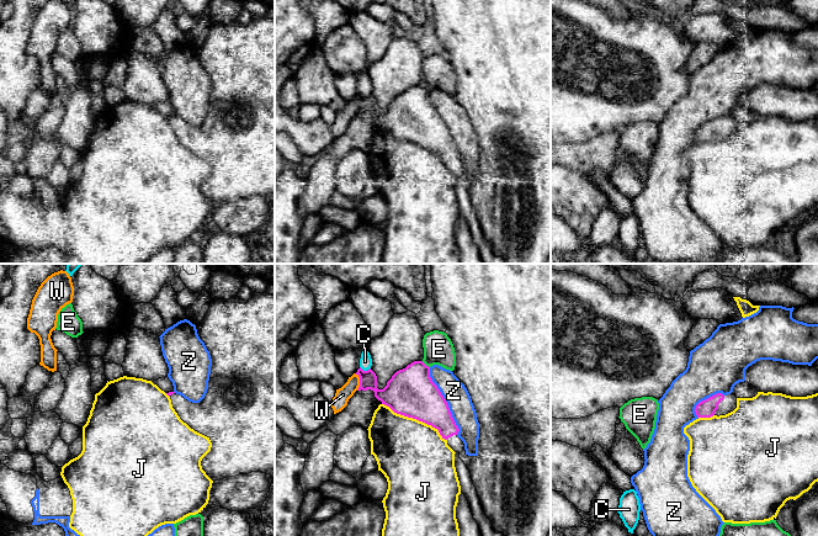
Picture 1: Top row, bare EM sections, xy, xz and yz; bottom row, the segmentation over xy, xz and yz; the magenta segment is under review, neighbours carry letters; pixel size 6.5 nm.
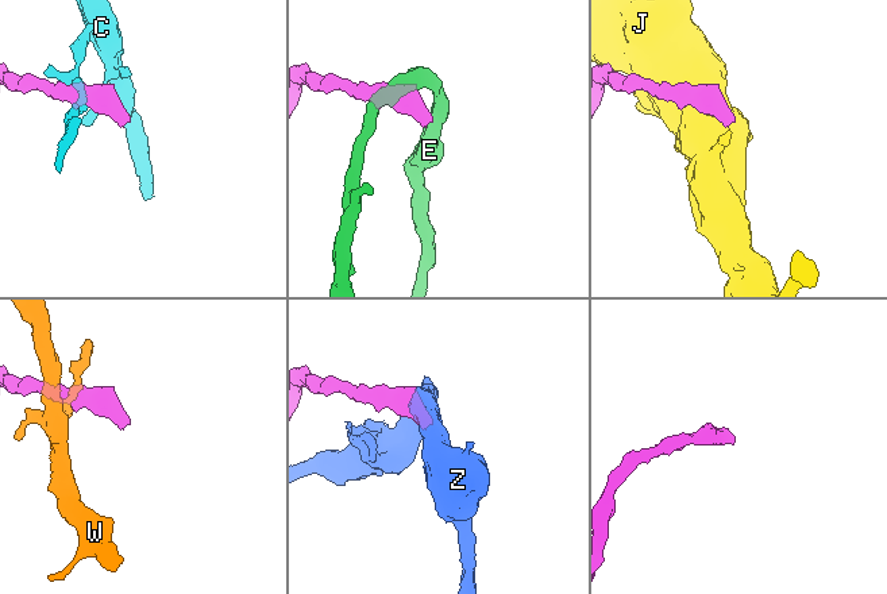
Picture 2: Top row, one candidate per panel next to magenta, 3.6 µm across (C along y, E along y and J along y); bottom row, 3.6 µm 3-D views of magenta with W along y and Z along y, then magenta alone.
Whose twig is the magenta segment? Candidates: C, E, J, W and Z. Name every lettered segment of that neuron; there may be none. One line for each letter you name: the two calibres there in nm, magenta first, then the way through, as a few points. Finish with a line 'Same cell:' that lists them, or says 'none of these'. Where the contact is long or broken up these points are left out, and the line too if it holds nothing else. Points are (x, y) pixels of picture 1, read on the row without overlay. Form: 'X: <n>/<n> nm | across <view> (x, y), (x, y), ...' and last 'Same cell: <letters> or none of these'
Same cell: none of these

